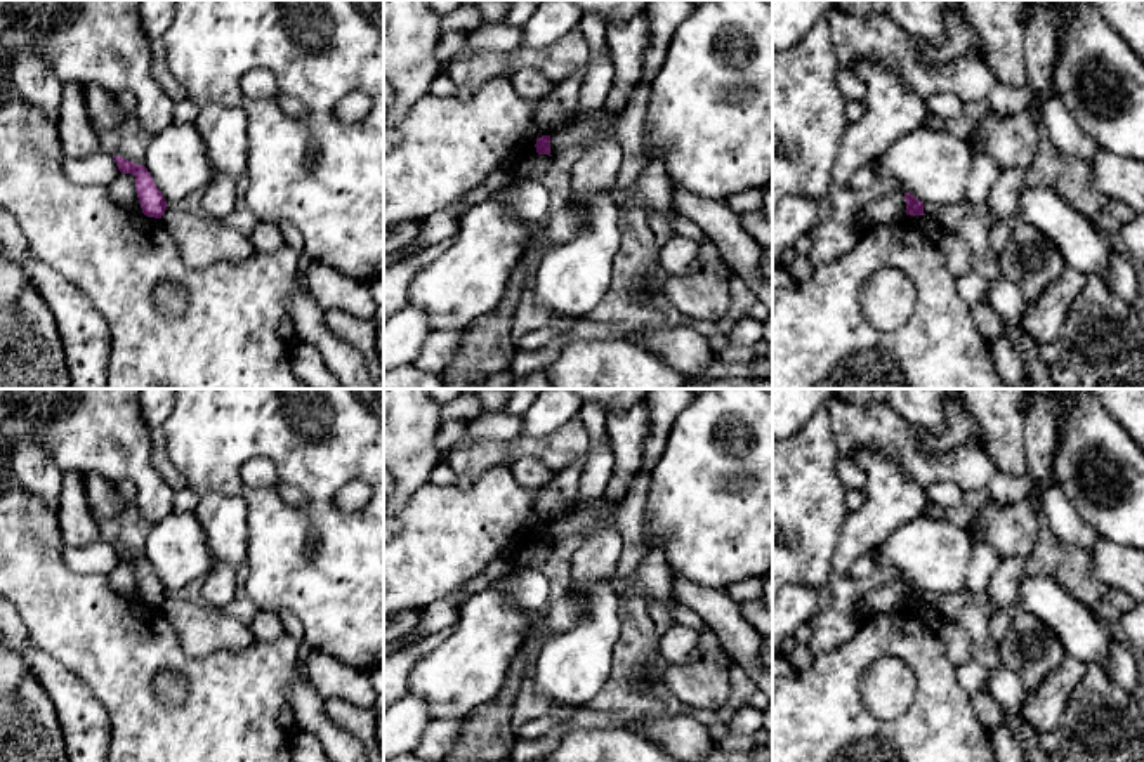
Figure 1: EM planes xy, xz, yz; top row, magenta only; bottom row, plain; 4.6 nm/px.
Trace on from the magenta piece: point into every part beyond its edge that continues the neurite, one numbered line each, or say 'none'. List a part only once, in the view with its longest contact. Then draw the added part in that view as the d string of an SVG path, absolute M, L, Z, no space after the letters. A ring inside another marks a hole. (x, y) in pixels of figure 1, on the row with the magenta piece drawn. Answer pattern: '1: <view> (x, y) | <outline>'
none

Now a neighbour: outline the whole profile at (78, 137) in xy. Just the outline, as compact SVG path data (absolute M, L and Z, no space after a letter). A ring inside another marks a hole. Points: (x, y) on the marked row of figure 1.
M62 83L61 109L56 122L66 158L83 160L101 151L97 130L87 113L83 83Z

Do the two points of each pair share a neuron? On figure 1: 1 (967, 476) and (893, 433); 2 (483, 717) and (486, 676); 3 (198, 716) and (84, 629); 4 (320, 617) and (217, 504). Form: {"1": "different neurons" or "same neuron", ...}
{"1": "same neuron", "2": "different neurons", "3": "same neuron", "4": "different neurons"}

